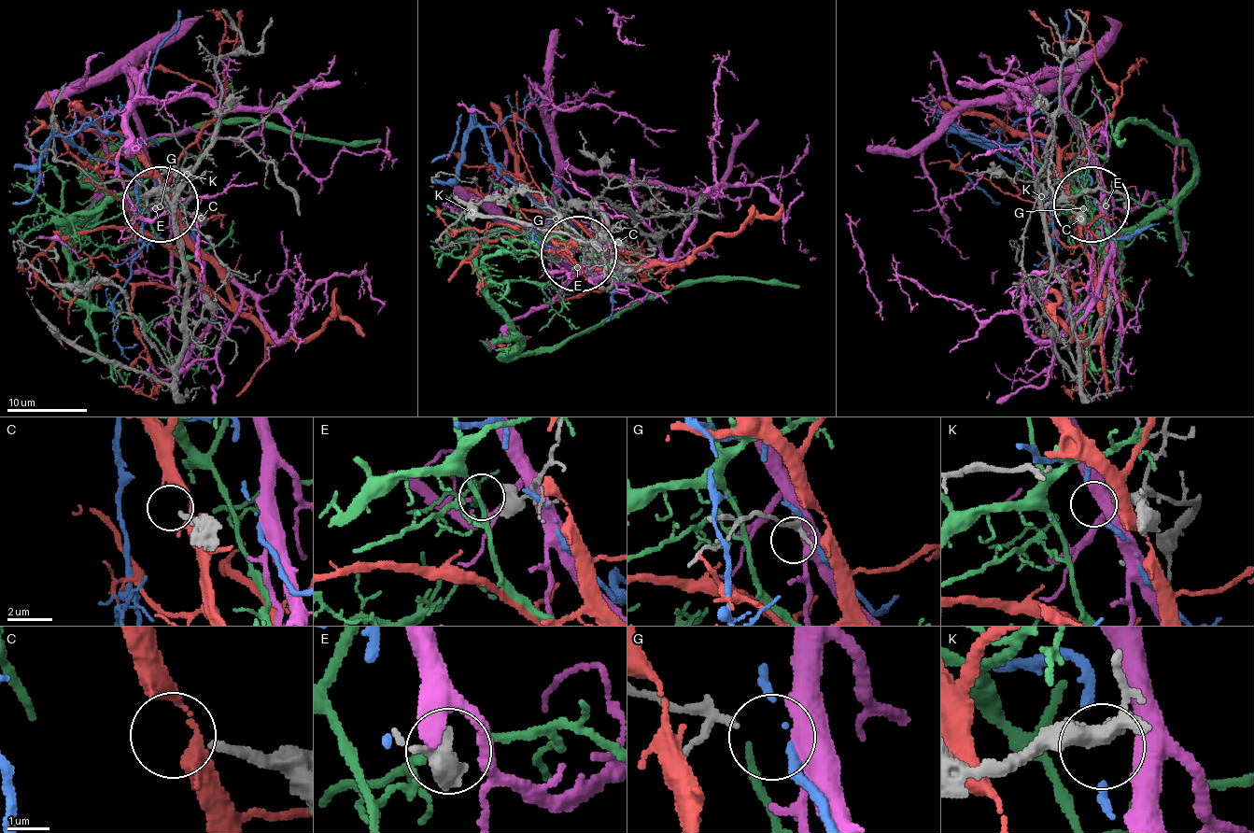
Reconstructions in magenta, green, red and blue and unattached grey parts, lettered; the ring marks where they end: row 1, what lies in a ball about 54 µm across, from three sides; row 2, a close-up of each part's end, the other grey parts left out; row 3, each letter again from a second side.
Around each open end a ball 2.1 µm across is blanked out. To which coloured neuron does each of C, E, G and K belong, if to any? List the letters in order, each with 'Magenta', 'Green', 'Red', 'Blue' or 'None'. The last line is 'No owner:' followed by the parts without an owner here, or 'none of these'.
C: None
E: Green
G: Magenta
K: None
No owner: C, K

